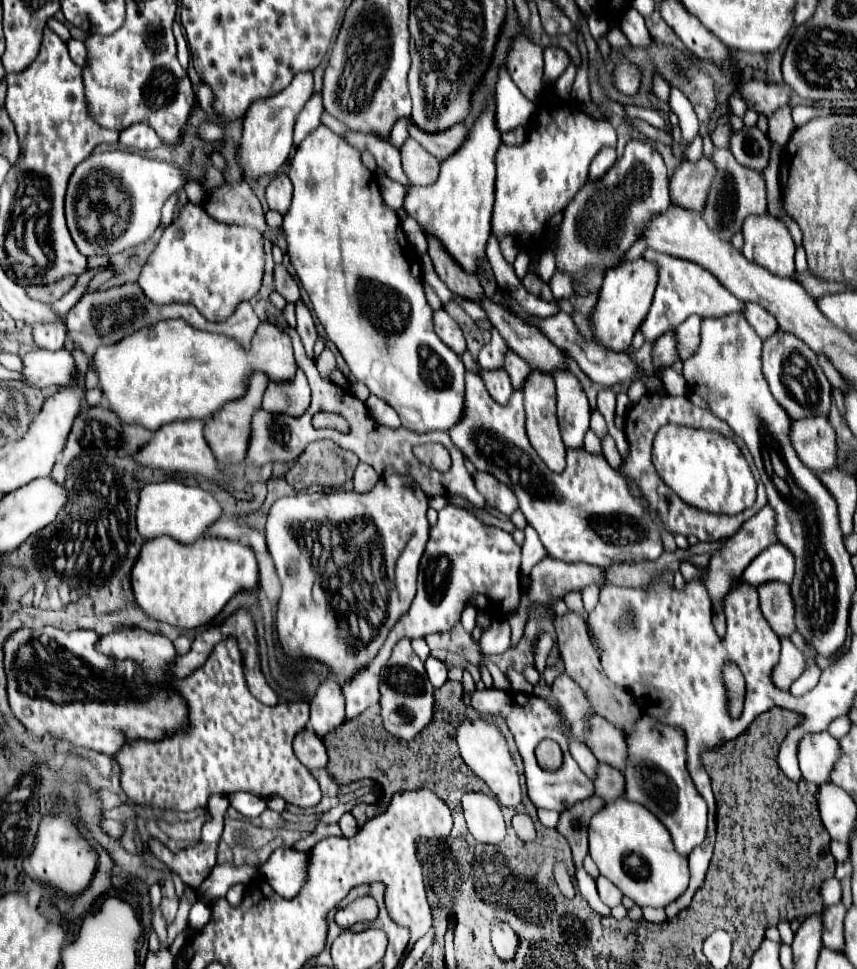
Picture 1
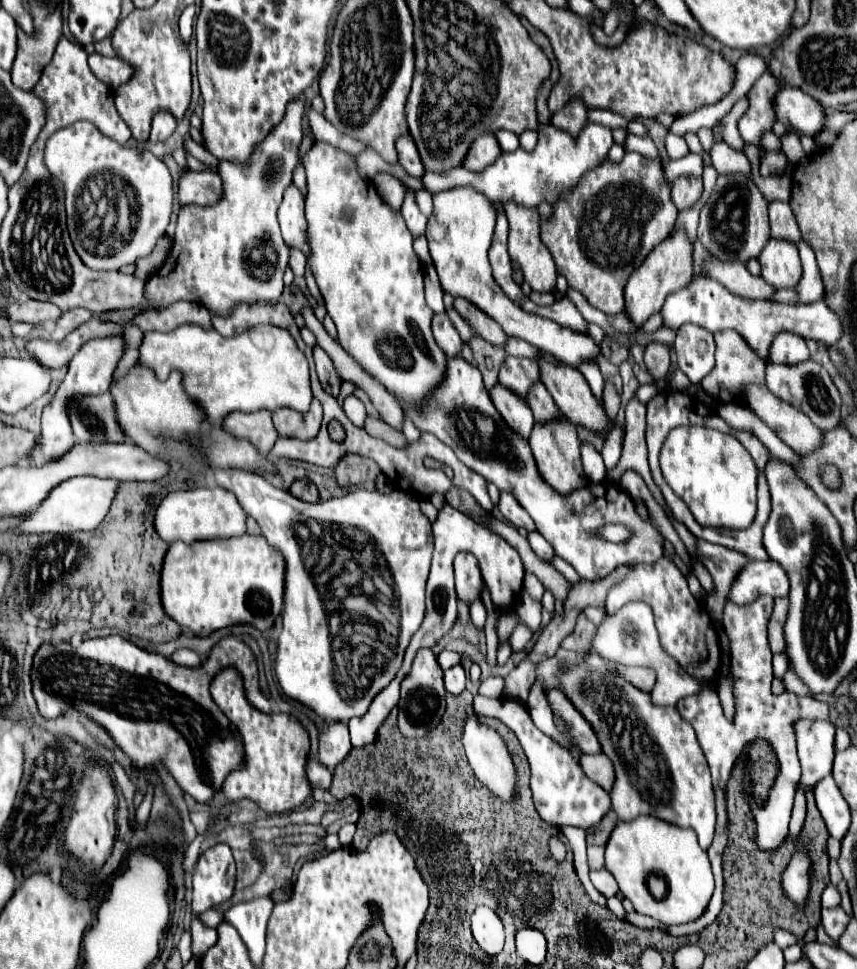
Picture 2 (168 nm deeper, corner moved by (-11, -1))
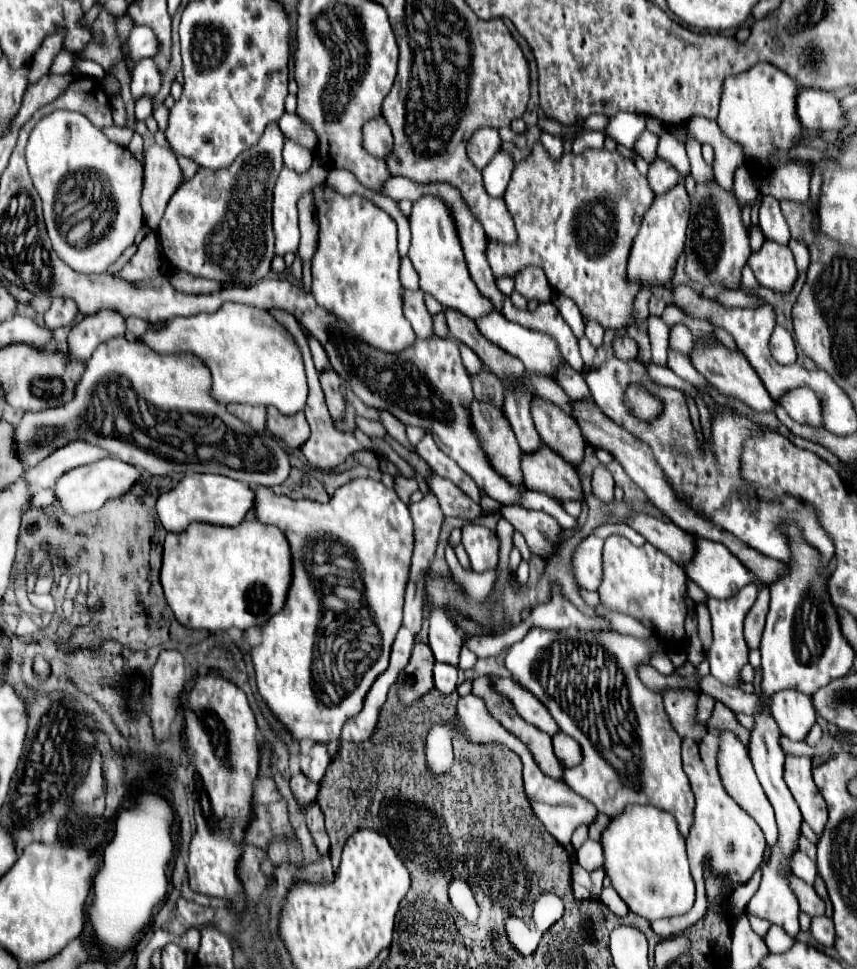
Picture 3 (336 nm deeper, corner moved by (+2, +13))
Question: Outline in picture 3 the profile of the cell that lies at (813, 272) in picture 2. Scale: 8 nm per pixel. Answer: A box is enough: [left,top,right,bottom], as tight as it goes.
[759,195,789,244]

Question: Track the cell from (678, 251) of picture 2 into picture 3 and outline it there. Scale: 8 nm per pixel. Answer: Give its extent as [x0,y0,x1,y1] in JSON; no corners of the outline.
[629,181,689,287]

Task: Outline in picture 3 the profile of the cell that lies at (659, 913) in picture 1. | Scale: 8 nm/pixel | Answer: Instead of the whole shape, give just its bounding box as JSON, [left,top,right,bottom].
[601,887,629,917]

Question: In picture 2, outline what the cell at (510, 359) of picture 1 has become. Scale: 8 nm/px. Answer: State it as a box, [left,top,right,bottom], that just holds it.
[528,381,560,423]

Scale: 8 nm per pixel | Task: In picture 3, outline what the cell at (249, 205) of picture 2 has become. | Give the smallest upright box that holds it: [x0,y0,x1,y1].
[159,123,283,285]

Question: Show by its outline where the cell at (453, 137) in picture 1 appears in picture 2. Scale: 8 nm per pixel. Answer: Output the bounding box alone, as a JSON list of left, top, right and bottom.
[462,133,502,171]

